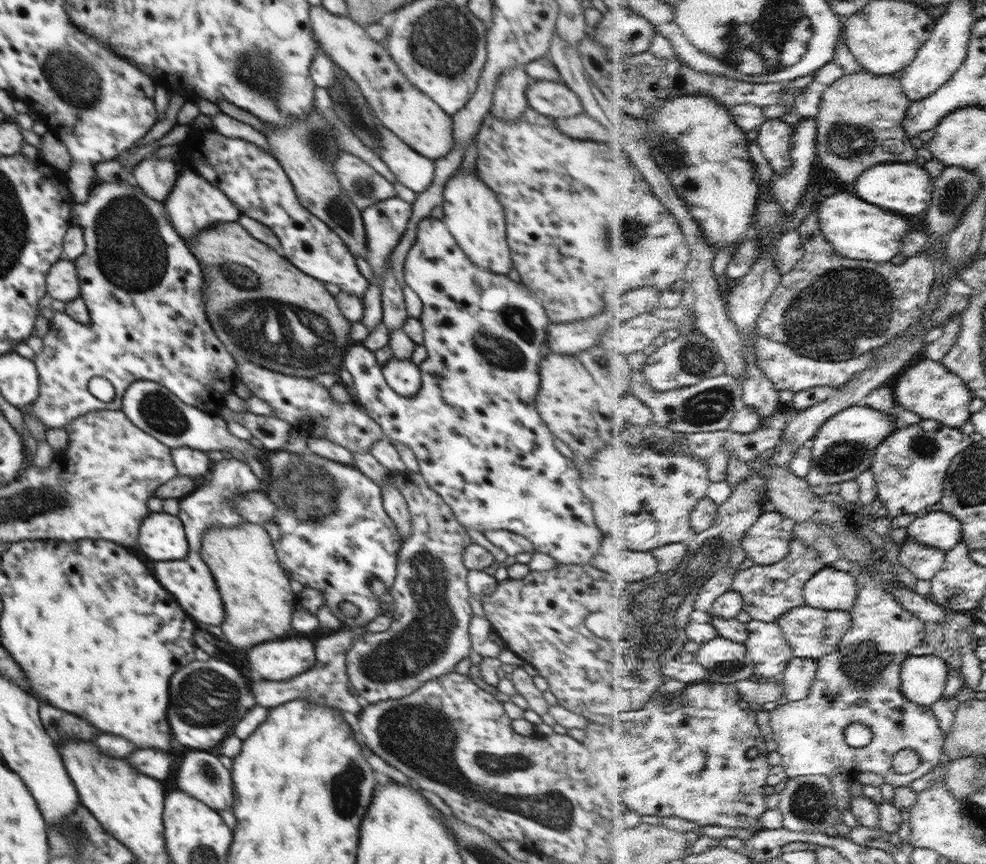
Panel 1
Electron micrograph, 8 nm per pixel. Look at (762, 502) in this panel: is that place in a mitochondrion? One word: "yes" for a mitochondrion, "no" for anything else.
no

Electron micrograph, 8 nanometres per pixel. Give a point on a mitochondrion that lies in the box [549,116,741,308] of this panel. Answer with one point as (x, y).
(634, 230)

